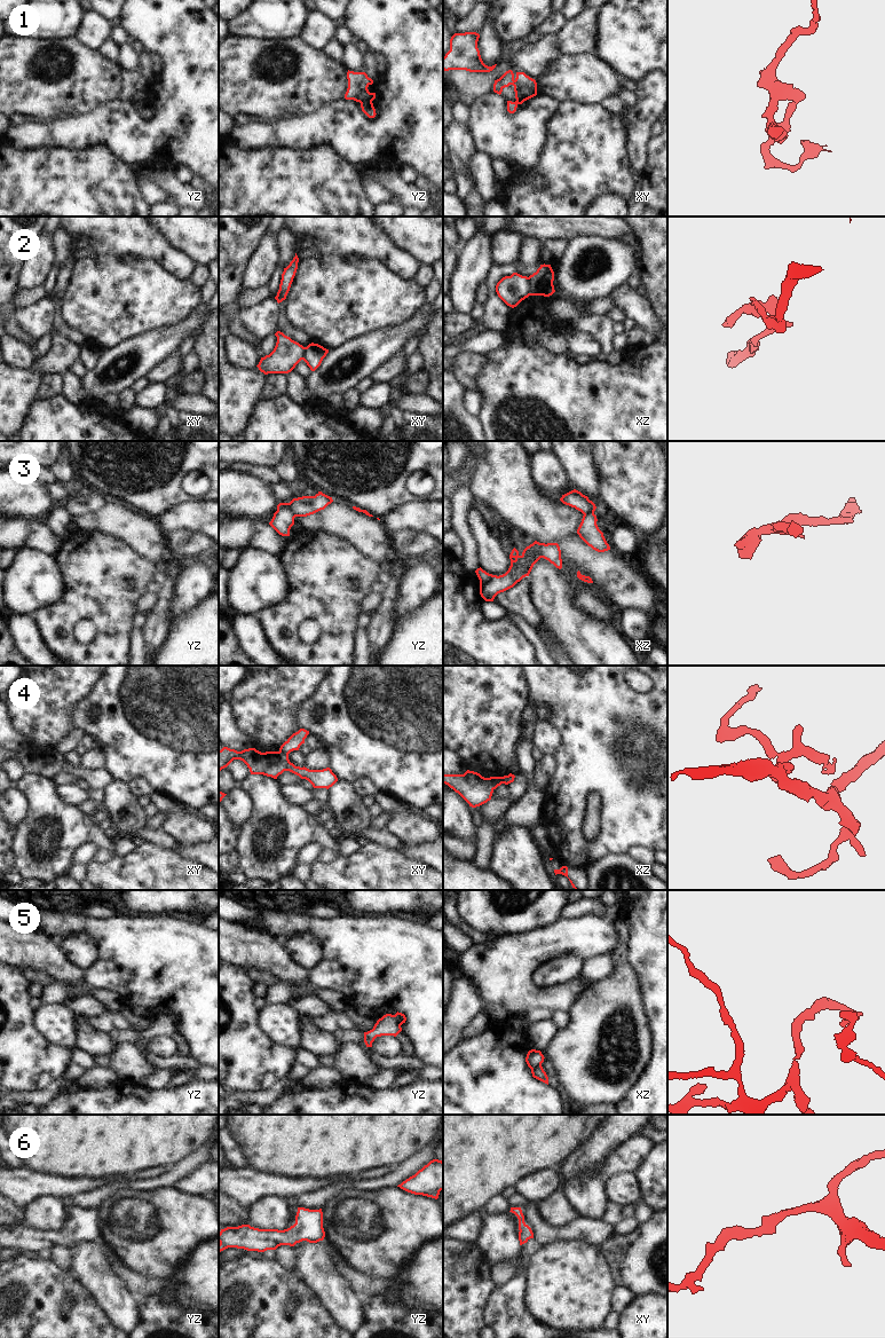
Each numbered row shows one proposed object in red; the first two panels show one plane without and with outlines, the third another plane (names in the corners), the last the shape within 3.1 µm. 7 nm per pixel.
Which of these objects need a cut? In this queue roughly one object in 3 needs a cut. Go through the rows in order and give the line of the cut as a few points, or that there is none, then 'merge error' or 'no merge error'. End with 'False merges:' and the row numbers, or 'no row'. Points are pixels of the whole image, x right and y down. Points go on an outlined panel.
1: yz (371, 101), (361, 103) | merge error
2: xz (527, 277), (530, 294) | merge error
3: yz (289, 503), (289, 508), (294, 517) | merge error
4: xy (279, 750), (287, 755) | merge error
5: yz (393, 1015), (400, 1025) | merge error
6: no cut | no merge error
False merges: 1, 2, 3, 4, 5

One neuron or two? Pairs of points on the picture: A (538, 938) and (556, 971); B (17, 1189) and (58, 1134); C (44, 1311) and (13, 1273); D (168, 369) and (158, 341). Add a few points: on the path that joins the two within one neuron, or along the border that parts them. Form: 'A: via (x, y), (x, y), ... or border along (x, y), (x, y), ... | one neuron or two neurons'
A: border along (577, 955), (552, 958), (531, 978) | two neurons
B: border along (24, 1166), (58, 1175) | two neurons
C: via (42, 1300), (23, 1281) | one neuron
D: border along (175, 351), (165, 356), (145, 375) | two neurons

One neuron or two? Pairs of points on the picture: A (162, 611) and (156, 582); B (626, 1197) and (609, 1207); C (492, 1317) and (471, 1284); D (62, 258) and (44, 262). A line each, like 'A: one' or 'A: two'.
A: two
B: two
C: two
D: two

